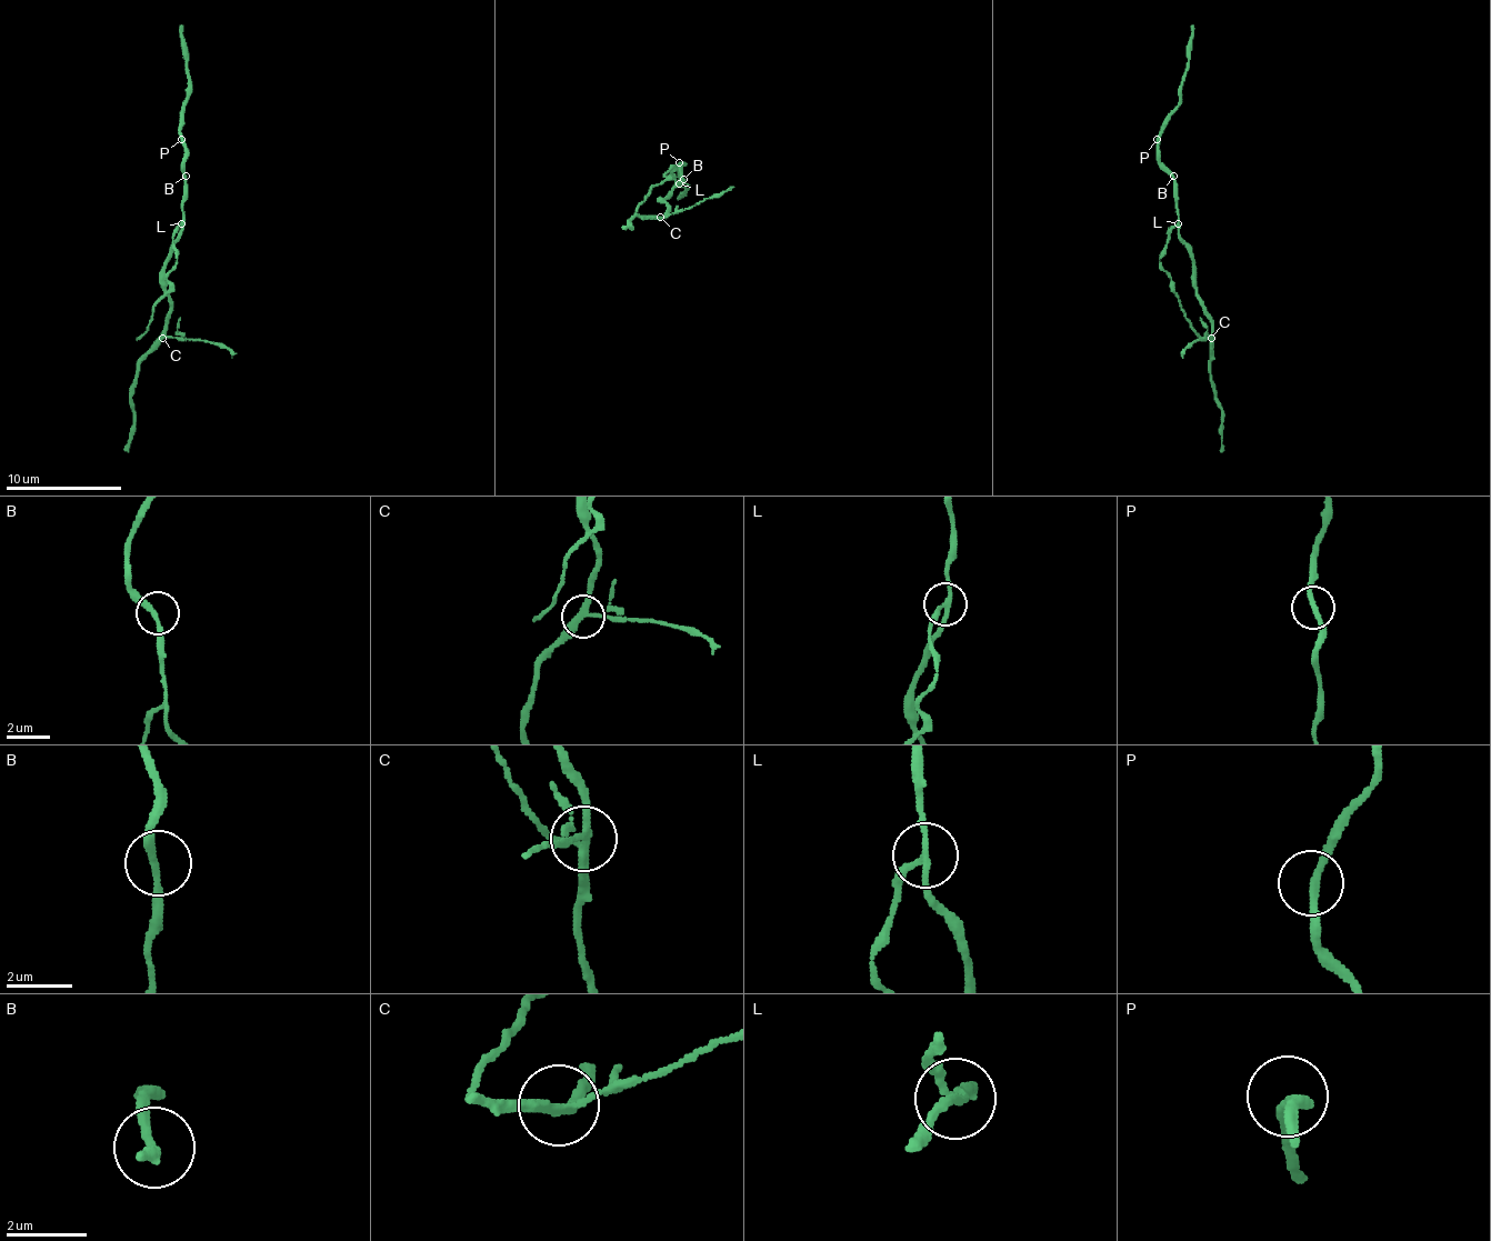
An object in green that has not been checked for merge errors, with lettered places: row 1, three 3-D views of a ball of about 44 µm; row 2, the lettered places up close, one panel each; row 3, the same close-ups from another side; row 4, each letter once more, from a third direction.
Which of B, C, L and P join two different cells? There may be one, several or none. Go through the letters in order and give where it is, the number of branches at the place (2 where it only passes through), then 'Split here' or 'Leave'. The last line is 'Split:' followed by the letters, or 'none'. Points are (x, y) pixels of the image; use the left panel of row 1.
B: Place: (186, 176). Branches: 2. Leave
C: Place: (162, 338). Branches: 3. Split here
L: Place: (181, 223). Branches: 3. Split here
P: Place: (181, 139). Branches: 2. Leave
Split: C, L

